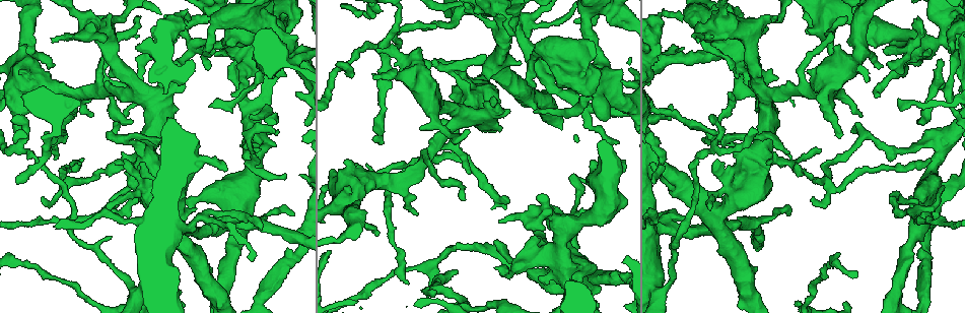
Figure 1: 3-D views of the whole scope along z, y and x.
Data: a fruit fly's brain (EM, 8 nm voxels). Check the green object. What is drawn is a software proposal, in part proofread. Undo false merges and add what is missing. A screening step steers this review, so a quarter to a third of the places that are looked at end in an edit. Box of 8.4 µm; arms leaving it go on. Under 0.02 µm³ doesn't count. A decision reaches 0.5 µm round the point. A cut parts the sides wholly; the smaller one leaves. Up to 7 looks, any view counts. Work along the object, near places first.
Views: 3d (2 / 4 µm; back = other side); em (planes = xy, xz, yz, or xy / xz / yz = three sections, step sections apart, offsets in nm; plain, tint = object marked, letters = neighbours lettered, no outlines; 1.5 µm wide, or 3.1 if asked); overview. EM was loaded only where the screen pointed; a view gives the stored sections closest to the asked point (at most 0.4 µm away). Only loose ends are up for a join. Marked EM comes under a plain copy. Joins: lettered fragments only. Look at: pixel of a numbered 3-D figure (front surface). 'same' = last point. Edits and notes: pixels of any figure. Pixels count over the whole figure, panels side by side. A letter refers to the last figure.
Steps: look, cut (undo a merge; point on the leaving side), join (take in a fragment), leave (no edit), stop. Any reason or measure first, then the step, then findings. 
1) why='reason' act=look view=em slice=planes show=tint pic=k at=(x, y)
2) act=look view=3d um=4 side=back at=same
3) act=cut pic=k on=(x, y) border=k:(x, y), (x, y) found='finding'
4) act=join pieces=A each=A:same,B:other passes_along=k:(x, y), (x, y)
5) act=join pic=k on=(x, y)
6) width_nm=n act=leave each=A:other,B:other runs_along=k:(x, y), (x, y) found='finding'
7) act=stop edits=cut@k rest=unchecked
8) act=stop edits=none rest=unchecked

why='branch stops here' act=look view=em slice=planes show=letters pic=1 at=(734, 67)

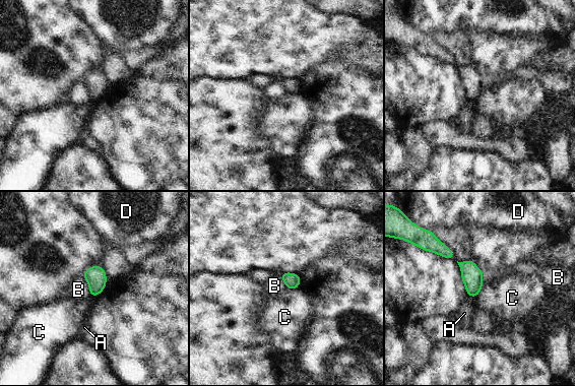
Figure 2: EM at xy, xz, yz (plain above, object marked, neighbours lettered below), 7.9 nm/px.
act=leave each=A:other,B:other,C:other,D:other border=2:(484, 284), (475, 299) found='none of them fits'

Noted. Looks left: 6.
why='branch stops here' act=look view=3d um=4 pic=1 at=(381, 144)

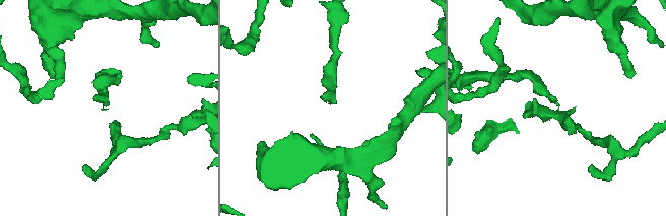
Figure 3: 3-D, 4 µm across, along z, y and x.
act=look view=em slice=xy step=8 show=tint pic=3 at=(332, 102)

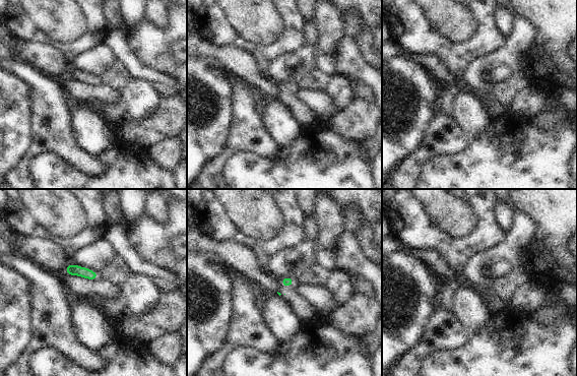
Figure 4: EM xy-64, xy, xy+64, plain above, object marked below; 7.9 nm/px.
why='another direction' act=look view=em slice=yz step=8 show=letters at=same

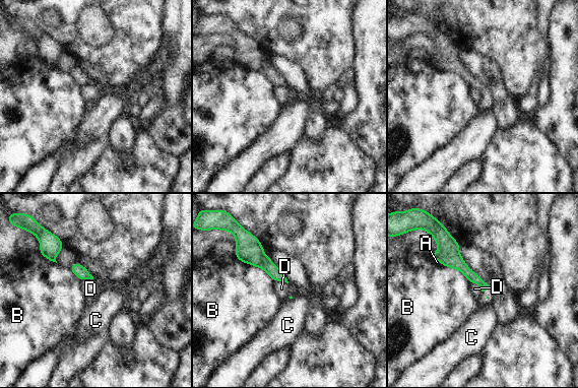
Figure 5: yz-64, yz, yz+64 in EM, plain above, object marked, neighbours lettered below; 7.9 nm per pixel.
act=leave each=A:other,B:other,C:other,D:other found='no lettered fragment goes on from it'

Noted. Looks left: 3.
why='thin neck' act=look view=em slice=xy step=4 show=letters pic=1 at=(48, 220)

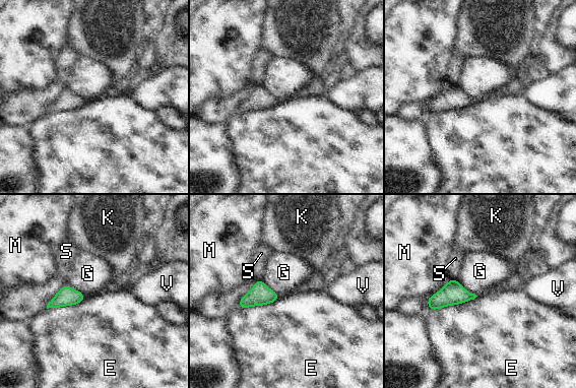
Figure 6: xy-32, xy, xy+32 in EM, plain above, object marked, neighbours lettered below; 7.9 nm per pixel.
act=leave each=E:other,G:other,K:other,M:other,S:other,V:other border=6:(456, 279), (467, 290), (476, 296) found='all the same neuron'

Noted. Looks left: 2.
act=stop edits=none rest=unchecked

